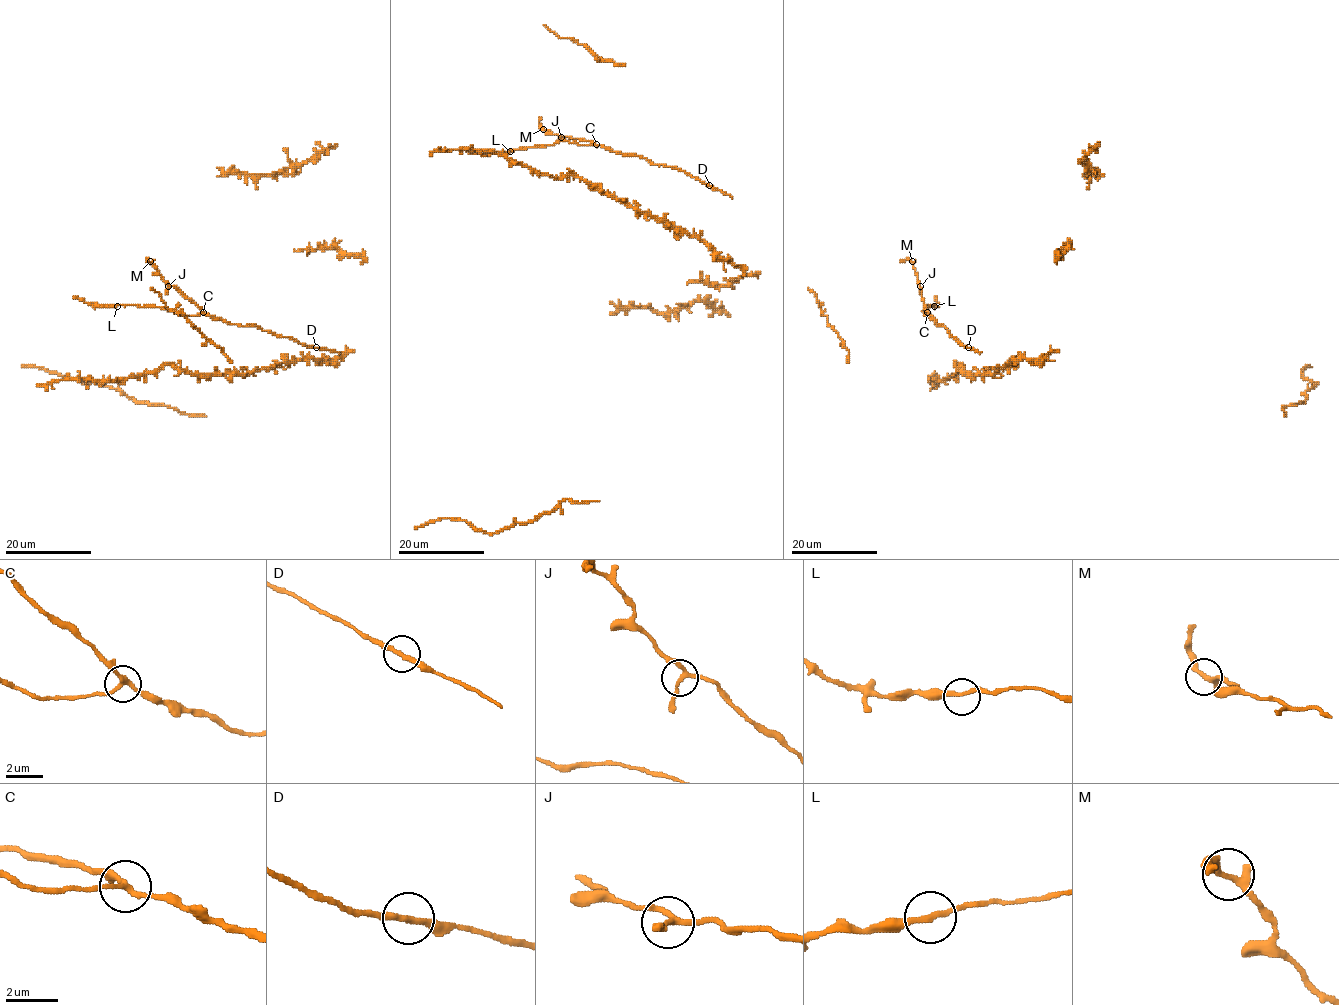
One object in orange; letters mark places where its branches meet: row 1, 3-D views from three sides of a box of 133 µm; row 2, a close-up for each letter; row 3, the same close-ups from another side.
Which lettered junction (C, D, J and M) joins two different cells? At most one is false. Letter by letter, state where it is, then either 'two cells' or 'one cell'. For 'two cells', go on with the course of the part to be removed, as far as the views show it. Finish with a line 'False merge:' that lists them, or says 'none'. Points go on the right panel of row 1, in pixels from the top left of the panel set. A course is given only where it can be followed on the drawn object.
C: (927, 312) | two cells | (927, 313), (927, 316), (923, 311), (931, 304), (938, 304), (934, 297)
D: (968, 347) | one cell
J: (920, 286) | one cell
M: (912, 261) | one cell
False merge: C

